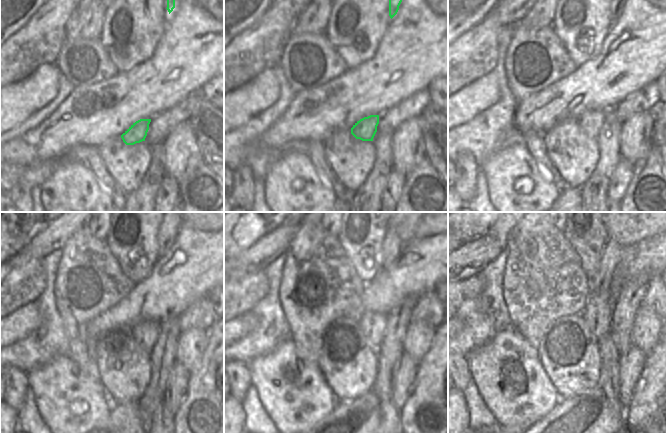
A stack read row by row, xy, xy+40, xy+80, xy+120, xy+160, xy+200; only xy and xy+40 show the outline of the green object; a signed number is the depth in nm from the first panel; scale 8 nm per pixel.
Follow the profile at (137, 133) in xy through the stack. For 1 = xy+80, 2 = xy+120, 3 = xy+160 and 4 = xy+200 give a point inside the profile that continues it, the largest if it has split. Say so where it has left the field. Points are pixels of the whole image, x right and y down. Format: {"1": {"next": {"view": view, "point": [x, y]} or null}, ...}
{"1": {"next": {"view": "xy+80", "point": [591, 121]}}, "2": {"next": {"view": "xy+120", "point": [145, 333]}}, "3": {"next": {"view": "xy+160", "point": [372, 325]}}, "4": {"next": {"view": "xy+200", "point": [597, 311]}}}

